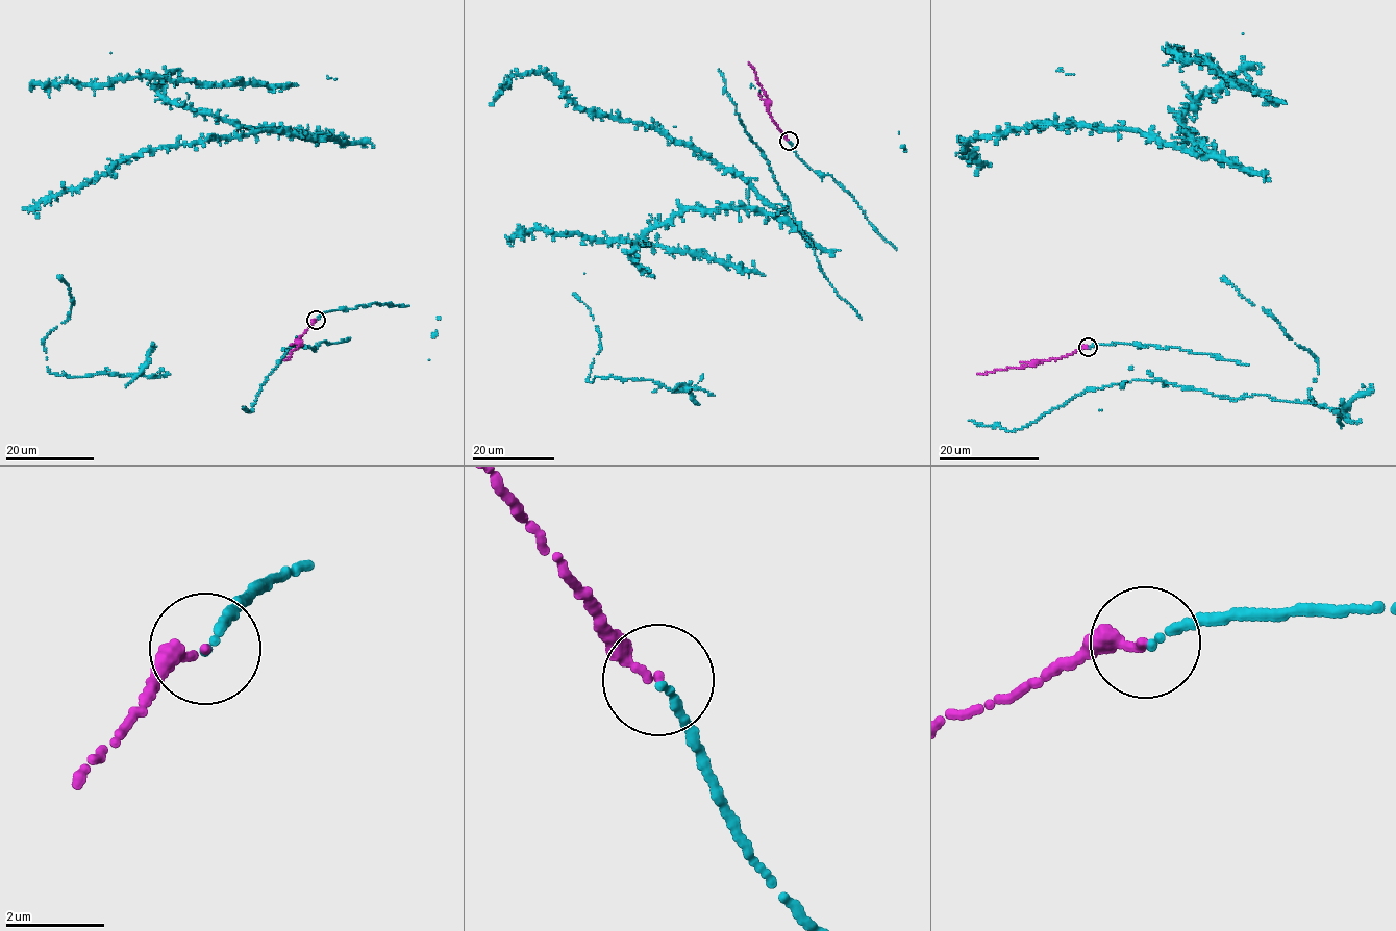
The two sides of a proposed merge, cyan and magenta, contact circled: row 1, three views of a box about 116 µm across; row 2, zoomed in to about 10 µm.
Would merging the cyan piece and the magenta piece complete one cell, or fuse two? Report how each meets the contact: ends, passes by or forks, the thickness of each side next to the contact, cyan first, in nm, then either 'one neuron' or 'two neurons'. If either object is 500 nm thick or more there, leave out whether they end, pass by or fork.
cyan ends | magenta ends | 170/140 nm | one neuron

